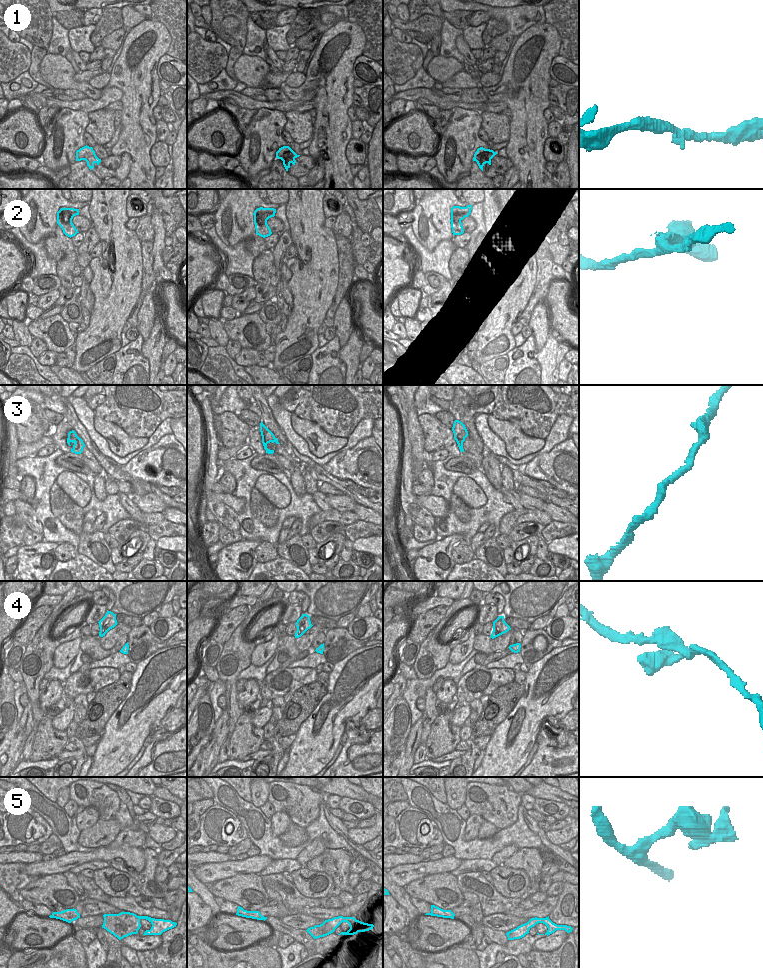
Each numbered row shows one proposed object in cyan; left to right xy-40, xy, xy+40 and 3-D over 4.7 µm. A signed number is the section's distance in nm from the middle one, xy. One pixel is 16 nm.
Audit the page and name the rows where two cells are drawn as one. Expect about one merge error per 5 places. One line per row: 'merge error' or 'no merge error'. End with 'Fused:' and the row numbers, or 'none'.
1: no merge error
2: merge error
3: no merge error
4: no merge error
5: no merge error
Fused: 2

